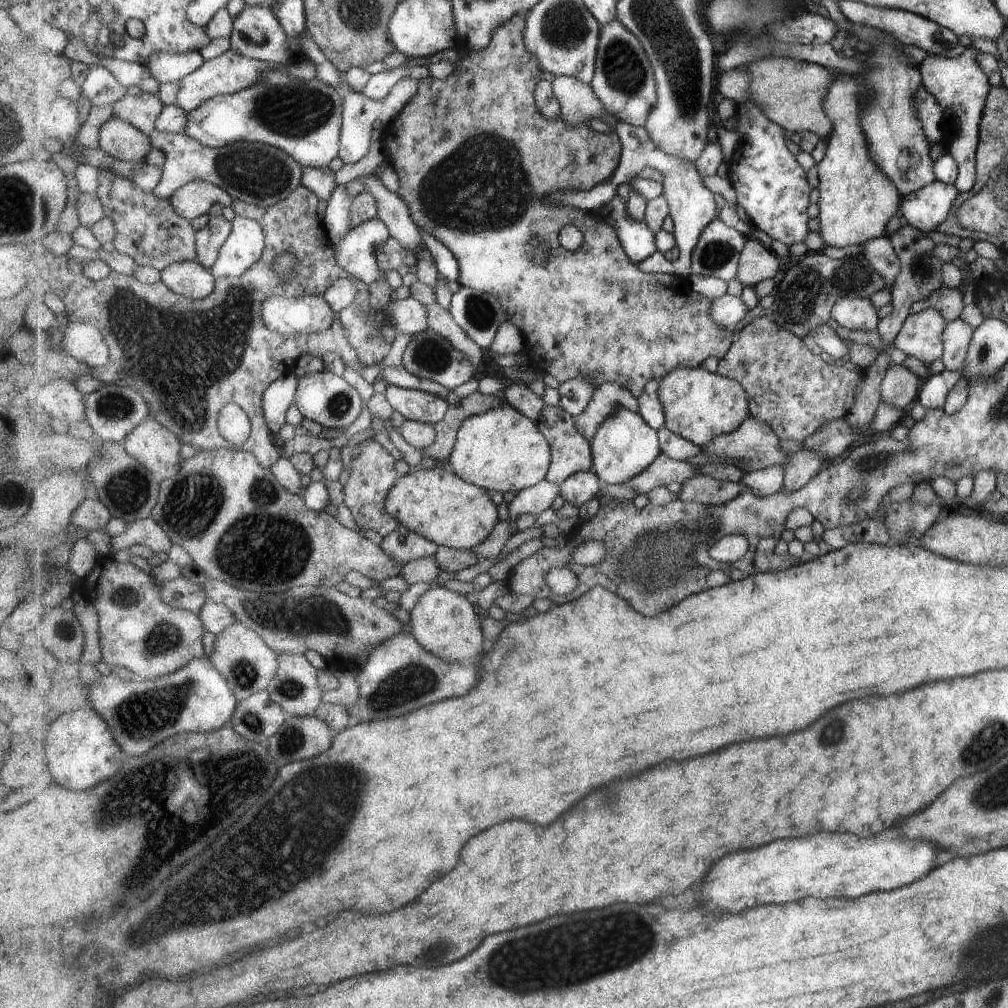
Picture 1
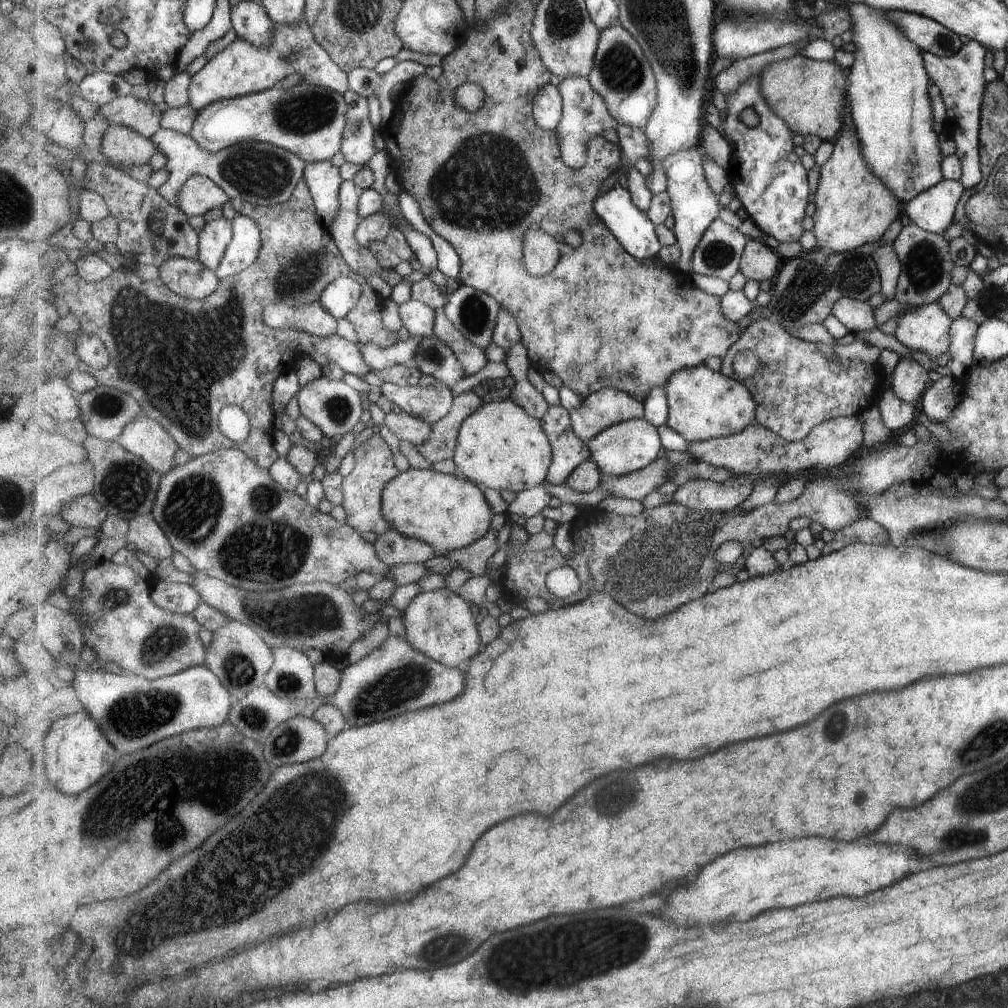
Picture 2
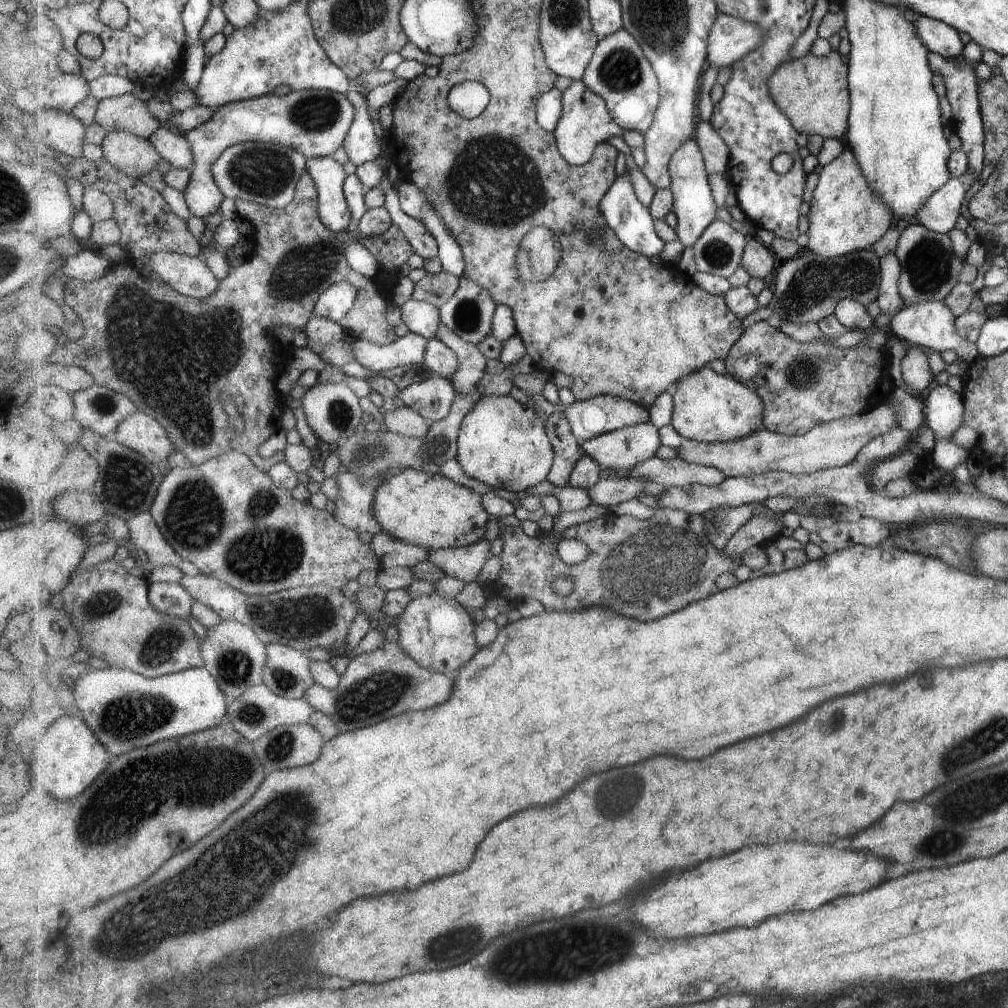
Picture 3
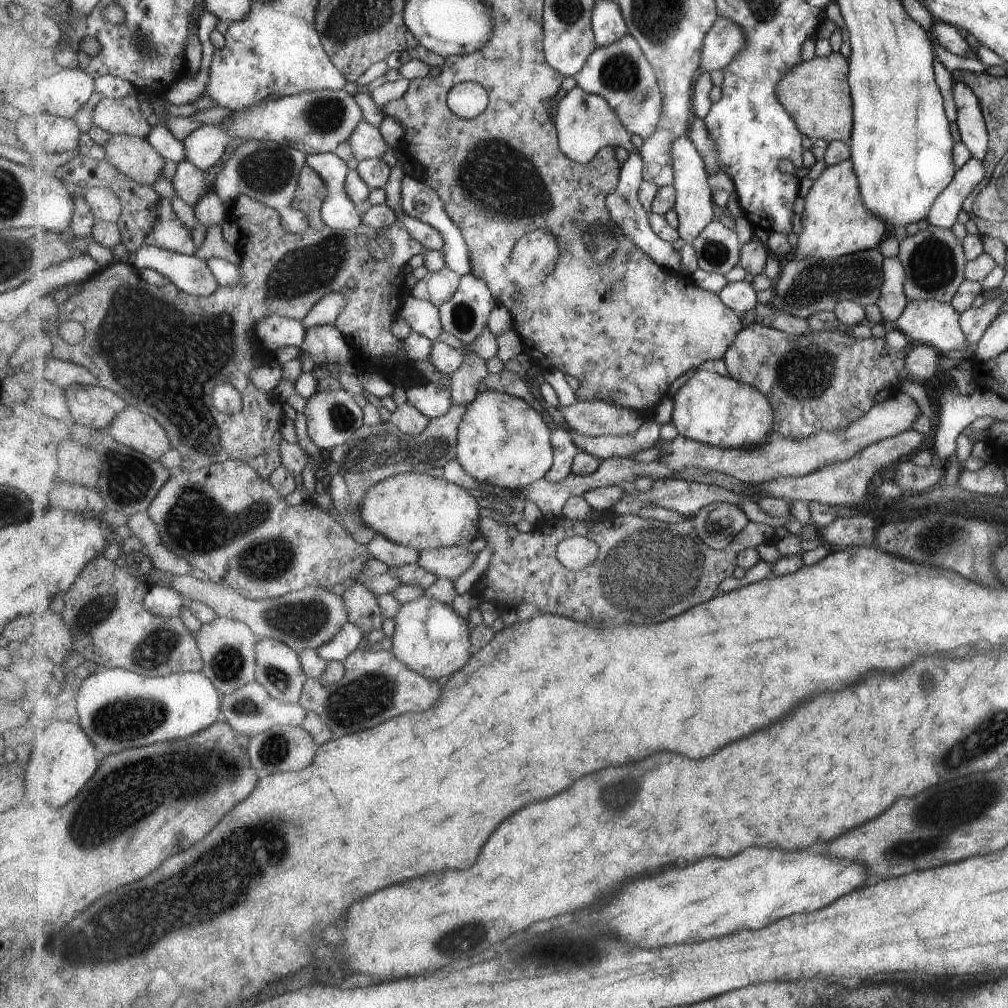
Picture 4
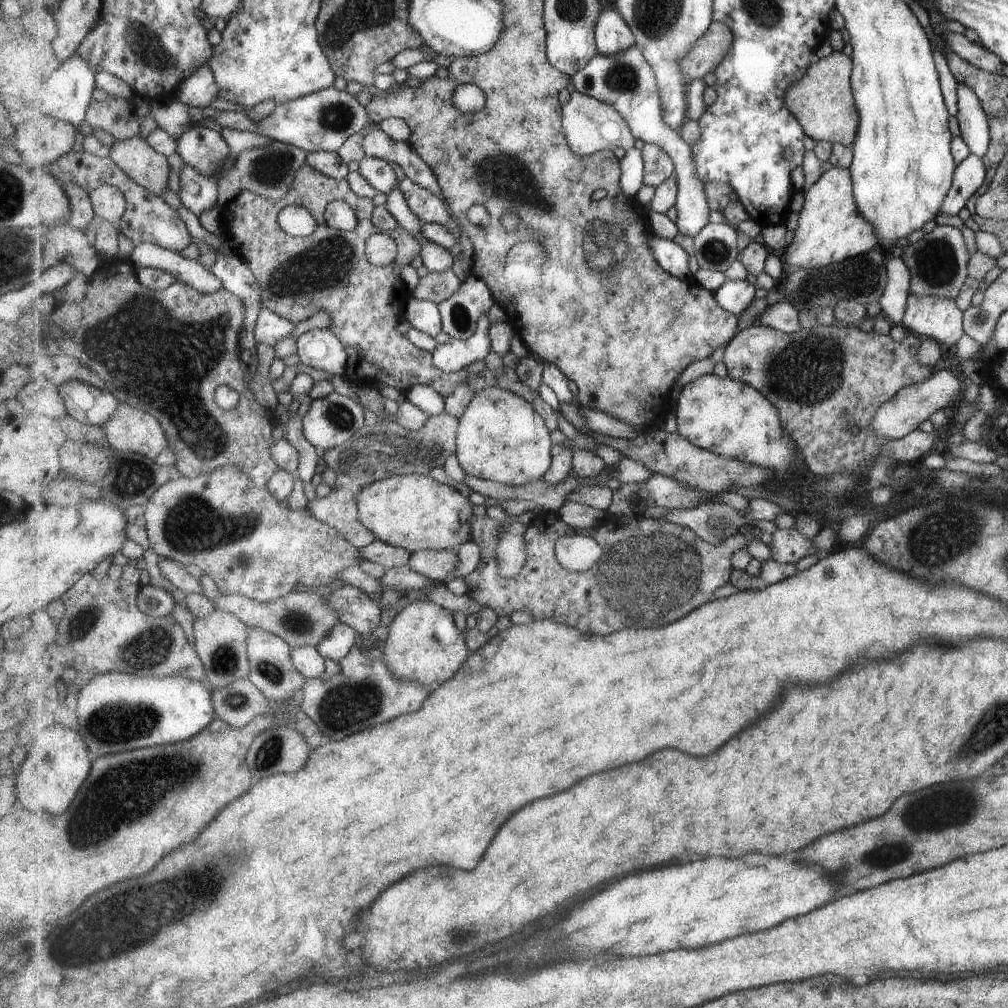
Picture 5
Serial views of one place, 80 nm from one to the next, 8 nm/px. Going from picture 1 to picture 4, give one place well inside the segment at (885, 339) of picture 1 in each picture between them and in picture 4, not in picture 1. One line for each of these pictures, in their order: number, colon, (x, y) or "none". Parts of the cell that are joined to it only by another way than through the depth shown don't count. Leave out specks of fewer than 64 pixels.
2: (925, 265)
3: (929, 266)
4: (933, 262)

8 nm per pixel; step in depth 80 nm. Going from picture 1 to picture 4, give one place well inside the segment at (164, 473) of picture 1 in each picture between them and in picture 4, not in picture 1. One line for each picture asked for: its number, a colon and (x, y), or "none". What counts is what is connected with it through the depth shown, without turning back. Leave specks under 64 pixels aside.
2: (144, 436)
3: (139, 431)
4: (134, 428)

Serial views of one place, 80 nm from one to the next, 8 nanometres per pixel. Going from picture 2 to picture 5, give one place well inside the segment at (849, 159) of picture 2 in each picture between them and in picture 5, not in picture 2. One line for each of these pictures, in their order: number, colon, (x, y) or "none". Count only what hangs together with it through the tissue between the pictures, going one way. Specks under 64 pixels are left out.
3: (845, 215)
4: (835, 222)
5: (830, 229)

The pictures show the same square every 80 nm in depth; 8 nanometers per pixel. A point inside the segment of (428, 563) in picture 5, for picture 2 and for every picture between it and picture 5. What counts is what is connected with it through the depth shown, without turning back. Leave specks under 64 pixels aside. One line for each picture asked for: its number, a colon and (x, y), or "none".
2: (474, 558)
3: (464, 563)
4: (450, 563)

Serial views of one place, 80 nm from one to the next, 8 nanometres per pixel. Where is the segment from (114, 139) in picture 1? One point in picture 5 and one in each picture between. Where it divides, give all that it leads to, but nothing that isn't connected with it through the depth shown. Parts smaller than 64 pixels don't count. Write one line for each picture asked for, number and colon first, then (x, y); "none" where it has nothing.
2: (123, 146)
3: (132, 154)
4: (135, 156)
5: (148, 168)

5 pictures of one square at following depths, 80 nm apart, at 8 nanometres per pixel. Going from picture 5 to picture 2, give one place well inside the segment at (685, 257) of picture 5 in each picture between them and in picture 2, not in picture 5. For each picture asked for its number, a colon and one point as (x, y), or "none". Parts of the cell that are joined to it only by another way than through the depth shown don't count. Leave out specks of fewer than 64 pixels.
2: (634, 227)
3: (631, 219)
4: (624, 204)

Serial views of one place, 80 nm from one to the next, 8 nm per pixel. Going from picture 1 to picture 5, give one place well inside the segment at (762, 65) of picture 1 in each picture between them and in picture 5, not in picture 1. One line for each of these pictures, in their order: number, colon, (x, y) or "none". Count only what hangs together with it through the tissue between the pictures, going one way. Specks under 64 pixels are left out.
2: (808, 94)
3: (812, 91)
4: (816, 93)
5: (823, 102)

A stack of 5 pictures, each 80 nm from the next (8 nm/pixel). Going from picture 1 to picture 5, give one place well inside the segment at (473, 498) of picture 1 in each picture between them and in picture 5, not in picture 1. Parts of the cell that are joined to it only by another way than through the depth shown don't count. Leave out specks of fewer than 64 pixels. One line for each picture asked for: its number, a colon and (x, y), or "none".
2: (447, 511)
3: (428, 510)
4: (417, 510)
5: (413, 511)

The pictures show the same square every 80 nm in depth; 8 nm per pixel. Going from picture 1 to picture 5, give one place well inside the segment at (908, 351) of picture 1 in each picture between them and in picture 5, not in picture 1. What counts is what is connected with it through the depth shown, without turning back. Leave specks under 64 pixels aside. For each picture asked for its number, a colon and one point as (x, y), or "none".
2: (925, 328)
3: (929, 324)
4: (931, 322)
5: (939, 318)

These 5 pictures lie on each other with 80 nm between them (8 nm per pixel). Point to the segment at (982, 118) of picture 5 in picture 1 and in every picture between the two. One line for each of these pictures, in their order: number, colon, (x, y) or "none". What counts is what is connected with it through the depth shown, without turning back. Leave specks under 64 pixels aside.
1: (958, 84)
2: (959, 79)
3: (960, 82)
4: (973, 134)

